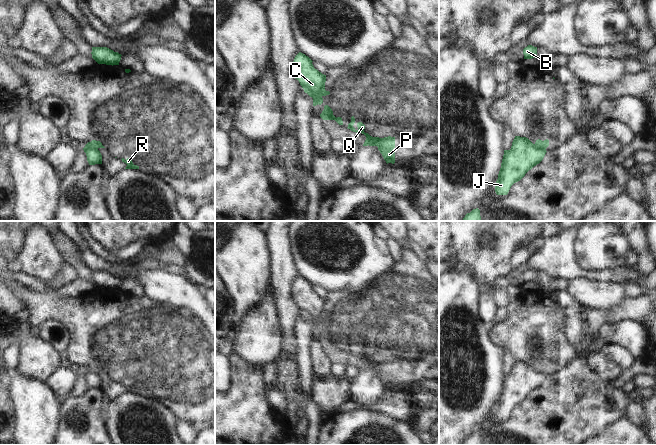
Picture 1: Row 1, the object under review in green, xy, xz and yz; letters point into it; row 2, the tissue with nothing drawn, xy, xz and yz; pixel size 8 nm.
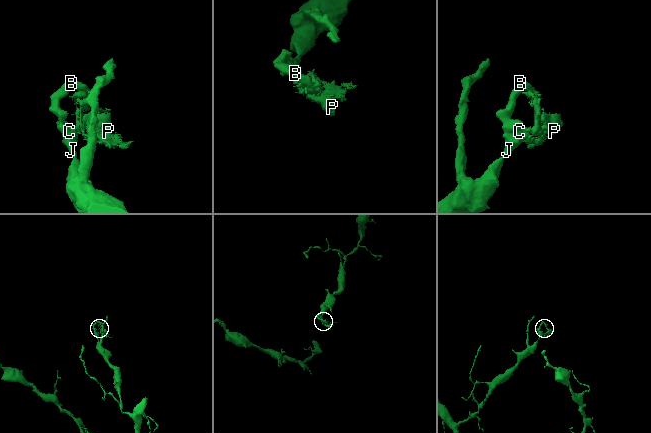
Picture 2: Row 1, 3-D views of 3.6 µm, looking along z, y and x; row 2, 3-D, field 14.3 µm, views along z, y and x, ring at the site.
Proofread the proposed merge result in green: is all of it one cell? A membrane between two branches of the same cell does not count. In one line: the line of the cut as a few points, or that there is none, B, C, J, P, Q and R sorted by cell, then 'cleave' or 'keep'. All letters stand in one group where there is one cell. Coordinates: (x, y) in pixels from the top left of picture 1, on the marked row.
xz (324, 88), (316, 97), (309, 95) | B C J / P Q R | cleave

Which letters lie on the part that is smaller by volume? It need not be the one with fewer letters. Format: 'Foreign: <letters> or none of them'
Foreign: P, Q, R

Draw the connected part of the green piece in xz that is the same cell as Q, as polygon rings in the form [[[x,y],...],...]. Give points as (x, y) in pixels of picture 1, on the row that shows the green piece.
[[[354,116],[351,117],[351,122],[348,124],[348,129],[356,133],[362,133],[366,136],[366,140],[363,146],[377,146],[378,150],[382,154],[386,163],[395,163],[395,137],[372,137],[368,133],[364,132],[365,125],[362,122],[357,123],[358,129],[356,130],[353,125],[355,123]]]

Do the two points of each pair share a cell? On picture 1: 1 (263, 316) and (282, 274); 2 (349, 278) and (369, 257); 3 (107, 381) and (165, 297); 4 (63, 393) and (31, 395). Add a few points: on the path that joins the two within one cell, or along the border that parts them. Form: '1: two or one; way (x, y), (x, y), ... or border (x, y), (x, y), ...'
1: two; border (272, 282), (275, 288), (275, 301), (279, 312)
2: one; way (353, 273), (364, 262)
3: two; border (145, 294), (162, 304), (169, 304), (184, 309)
4: two; border (47, 382), (63, 400)

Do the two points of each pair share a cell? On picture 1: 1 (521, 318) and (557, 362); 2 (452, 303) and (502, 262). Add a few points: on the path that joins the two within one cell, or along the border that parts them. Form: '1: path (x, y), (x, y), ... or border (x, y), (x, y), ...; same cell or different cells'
1: path (524, 329), (546, 351); same cell
2: border (460, 267), (470, 266), (480, 284); different cells

